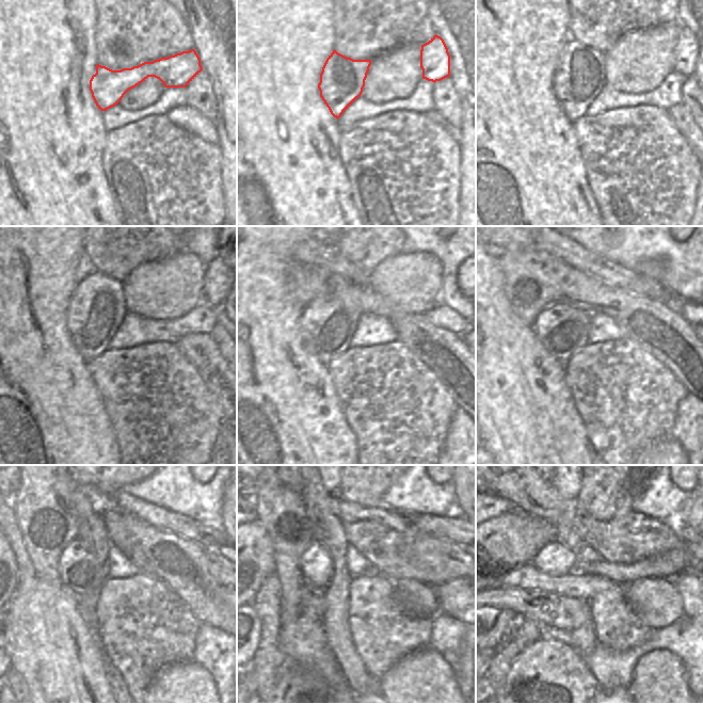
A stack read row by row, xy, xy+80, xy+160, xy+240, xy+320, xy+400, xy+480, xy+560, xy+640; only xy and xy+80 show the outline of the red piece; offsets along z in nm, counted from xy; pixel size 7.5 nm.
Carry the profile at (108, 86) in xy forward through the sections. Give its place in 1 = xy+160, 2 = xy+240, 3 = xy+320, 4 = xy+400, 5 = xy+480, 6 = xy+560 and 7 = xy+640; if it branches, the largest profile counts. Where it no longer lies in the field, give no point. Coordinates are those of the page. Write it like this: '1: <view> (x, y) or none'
1: xy+160 (580, 75)
2: xy+240 (98, 305)
3: xy+320 (328, 324)
4: xy+400 (562, 329)
5: xy+480 (80, 571)
6: xy+560 (316, 566)
7: xy+640 (555, 559)

